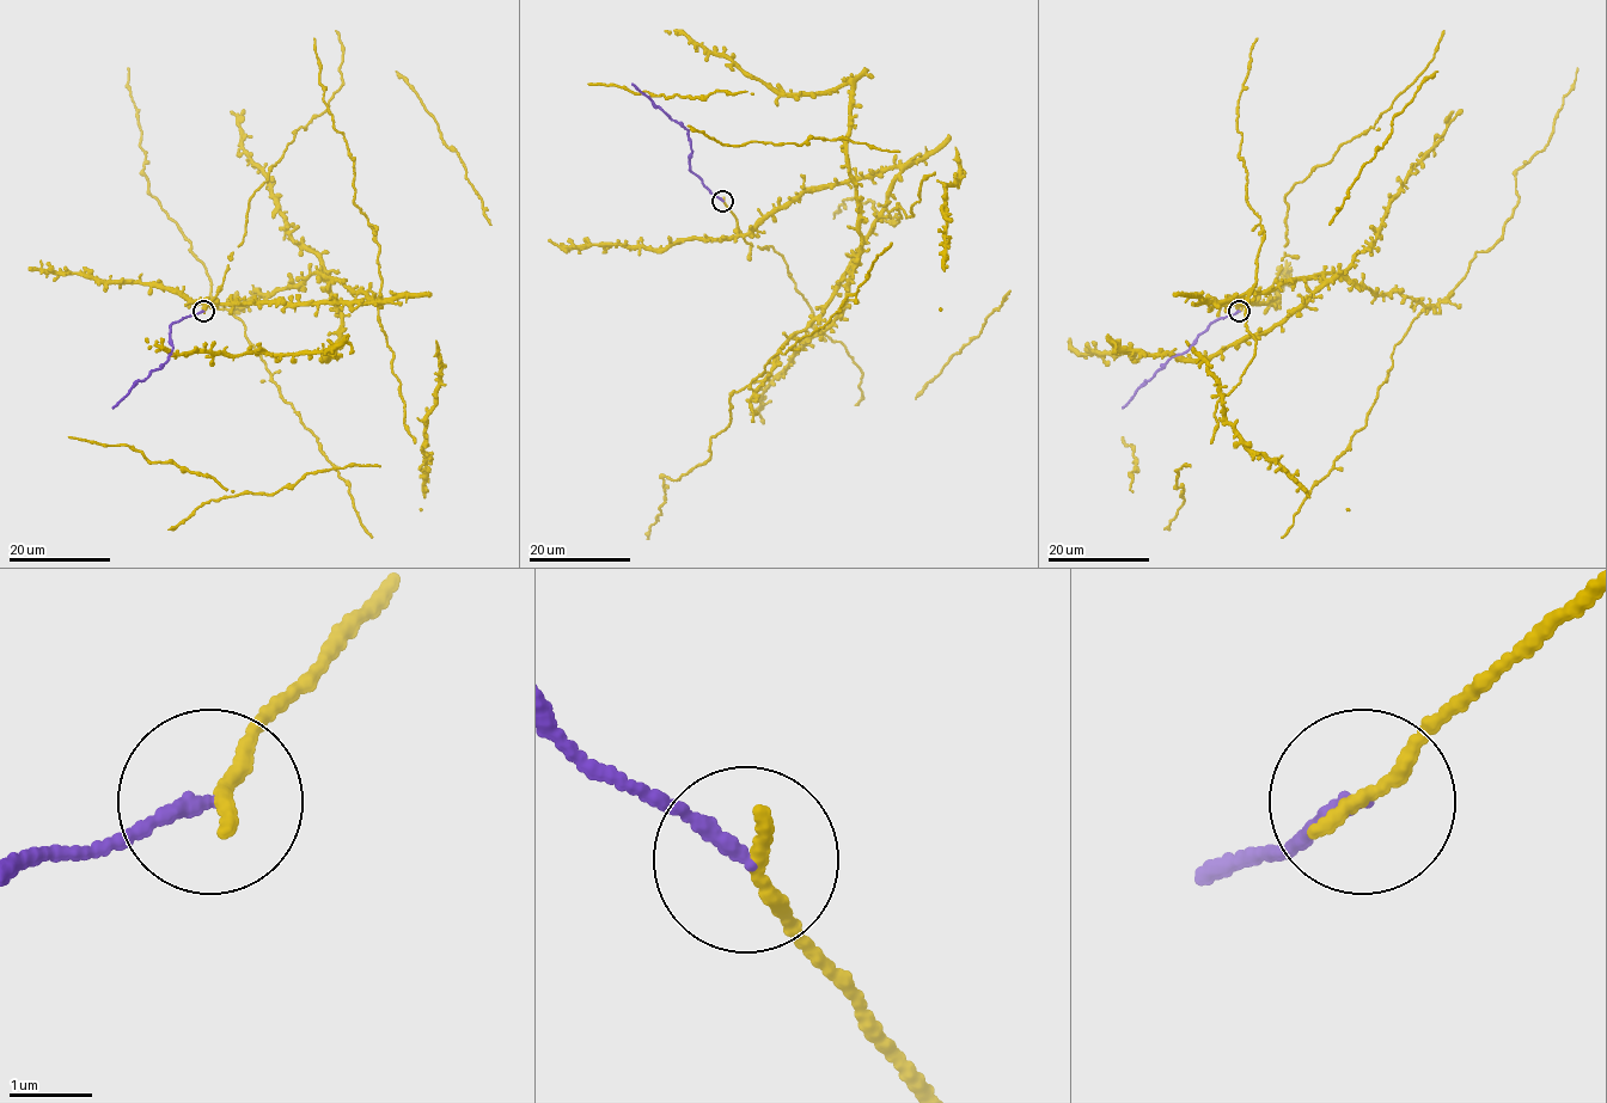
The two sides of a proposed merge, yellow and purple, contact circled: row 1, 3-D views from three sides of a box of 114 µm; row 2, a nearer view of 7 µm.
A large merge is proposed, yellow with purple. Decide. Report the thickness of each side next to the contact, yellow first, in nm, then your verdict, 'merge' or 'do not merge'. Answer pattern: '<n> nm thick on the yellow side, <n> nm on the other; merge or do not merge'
200 nm thick on the yellow side, 170 nm on the other; merge

